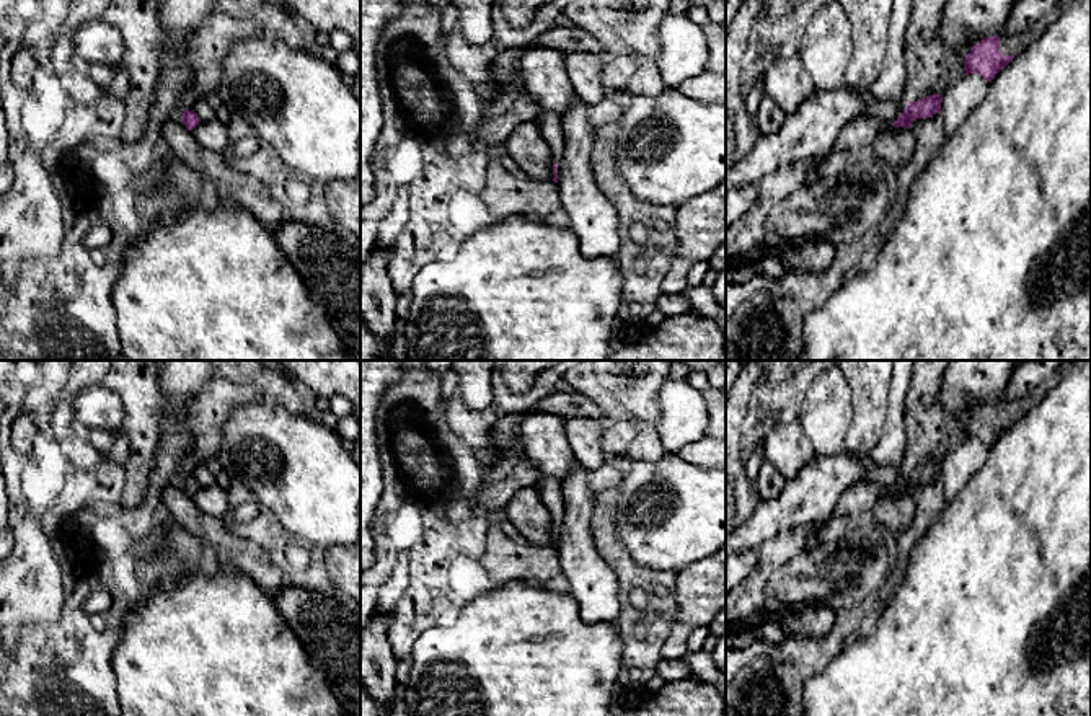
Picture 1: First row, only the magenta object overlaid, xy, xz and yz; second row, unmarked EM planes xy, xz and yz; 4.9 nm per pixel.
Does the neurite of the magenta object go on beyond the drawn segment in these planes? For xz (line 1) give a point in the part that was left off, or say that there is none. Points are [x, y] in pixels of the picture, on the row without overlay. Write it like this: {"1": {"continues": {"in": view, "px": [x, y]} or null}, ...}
{"1": {"continues": null}}

